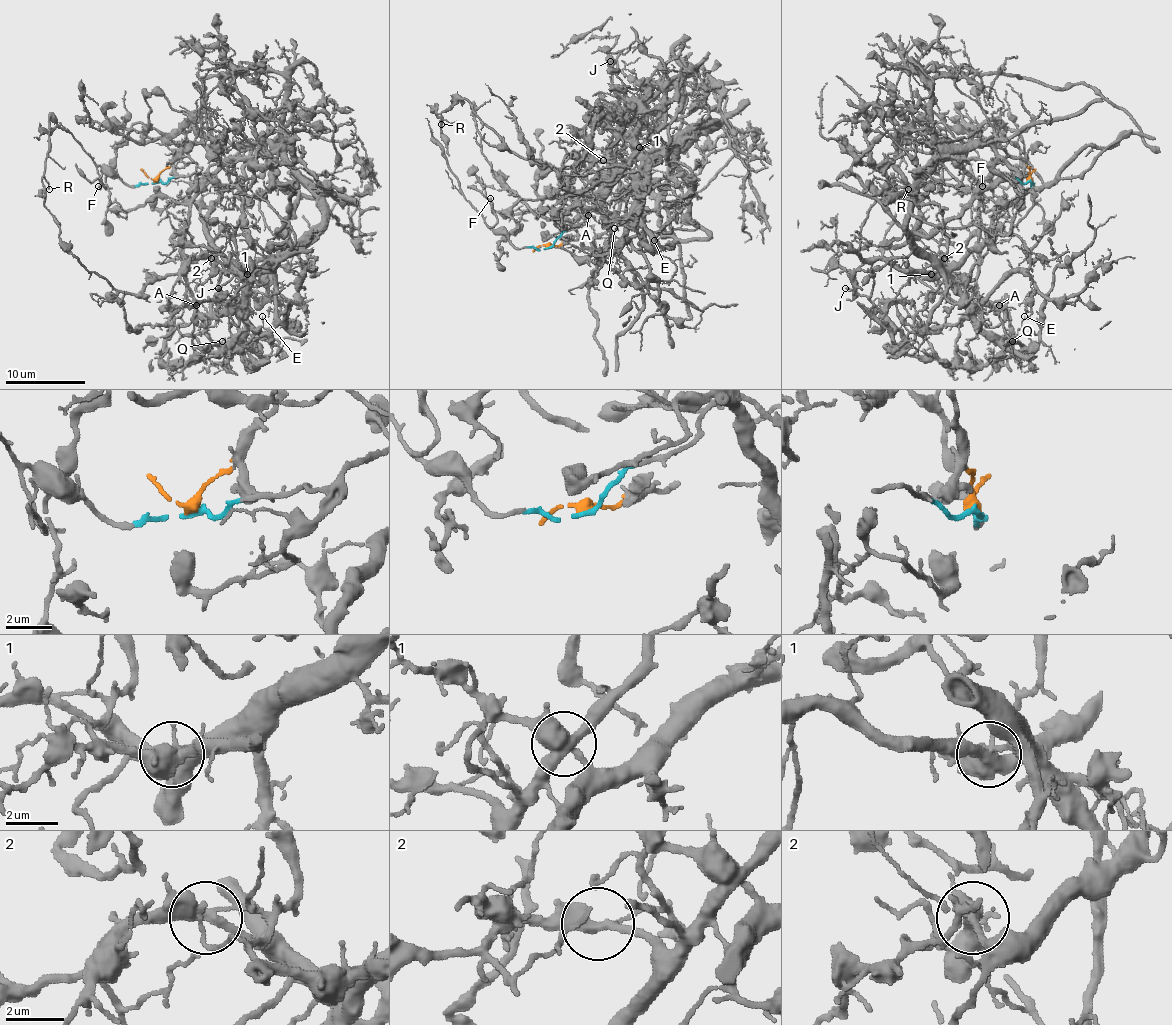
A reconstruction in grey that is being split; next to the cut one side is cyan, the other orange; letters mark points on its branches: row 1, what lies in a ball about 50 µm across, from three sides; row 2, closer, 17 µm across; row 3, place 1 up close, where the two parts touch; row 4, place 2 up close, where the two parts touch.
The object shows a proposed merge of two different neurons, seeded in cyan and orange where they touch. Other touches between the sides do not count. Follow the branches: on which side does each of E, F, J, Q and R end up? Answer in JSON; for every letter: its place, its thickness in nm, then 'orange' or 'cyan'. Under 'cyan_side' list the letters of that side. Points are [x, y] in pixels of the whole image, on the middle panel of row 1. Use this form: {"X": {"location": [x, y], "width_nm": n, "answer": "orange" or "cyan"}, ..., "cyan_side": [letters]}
{"E": {"location": [654, 240], "width_nm": 120, "answer": "orange"}, "F": {"location": [490, 198], "width_nm": 110, "answer": "cyan"}, "J": {"location": [610, 61], "width_nm": 220, "answer": "cyan"}, "Q": {"location": [614, 228], "width_nm": 100, "answer": "orange"}, "R": {"location": [441, 124], "width_nm": 130, "answer": "cyan"}, "cyan_side": ["F", "J", "R"]}

